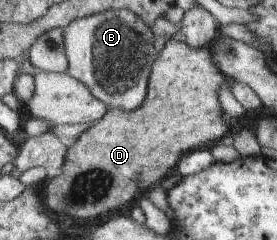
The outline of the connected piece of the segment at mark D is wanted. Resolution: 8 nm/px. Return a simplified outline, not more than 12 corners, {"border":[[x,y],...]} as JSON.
{"border":[[171,39],[149,95],[68,147],[46,210],[92,220],[228,140],[210,46]]}

